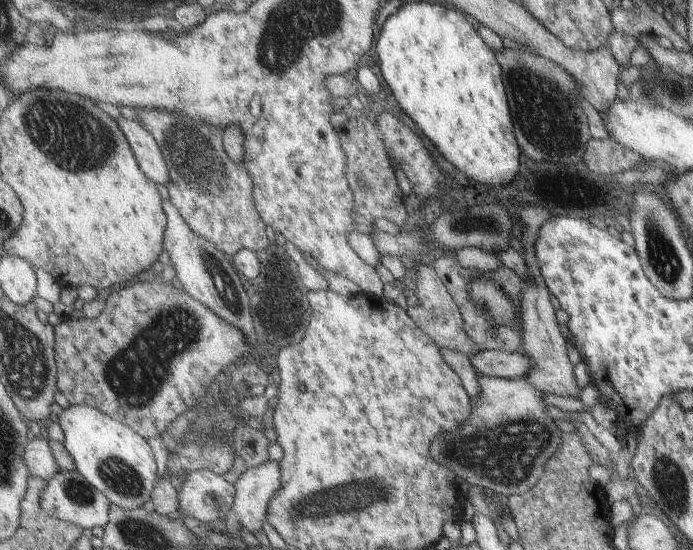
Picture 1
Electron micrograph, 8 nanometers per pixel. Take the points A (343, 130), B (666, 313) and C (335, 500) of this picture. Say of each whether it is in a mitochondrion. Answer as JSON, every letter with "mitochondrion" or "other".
{"A":"other","B":"other","C":"mitochondrion"}

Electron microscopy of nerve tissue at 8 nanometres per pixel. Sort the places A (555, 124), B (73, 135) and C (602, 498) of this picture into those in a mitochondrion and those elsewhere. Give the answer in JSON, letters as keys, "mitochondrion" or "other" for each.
{"A":"mitochondrion","B":"mitochondrion","C":"other"}

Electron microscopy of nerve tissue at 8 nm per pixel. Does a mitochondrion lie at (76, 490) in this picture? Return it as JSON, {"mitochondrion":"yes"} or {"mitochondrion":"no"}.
{"mitochondrion":"yes"}

